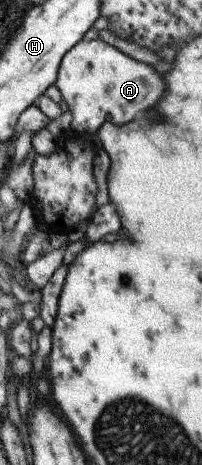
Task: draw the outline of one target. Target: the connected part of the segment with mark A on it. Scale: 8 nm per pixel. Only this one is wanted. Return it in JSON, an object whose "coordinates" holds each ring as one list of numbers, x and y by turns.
{"coordinates":[[98,39,79,40,59,62,54,81,61,98,71,114,69,126,79,135,96,135,108,114,114,126,122,126,134,118,136,112,152,106,160,94,160,76,148,68,150,64,138,62,120,50]]}

